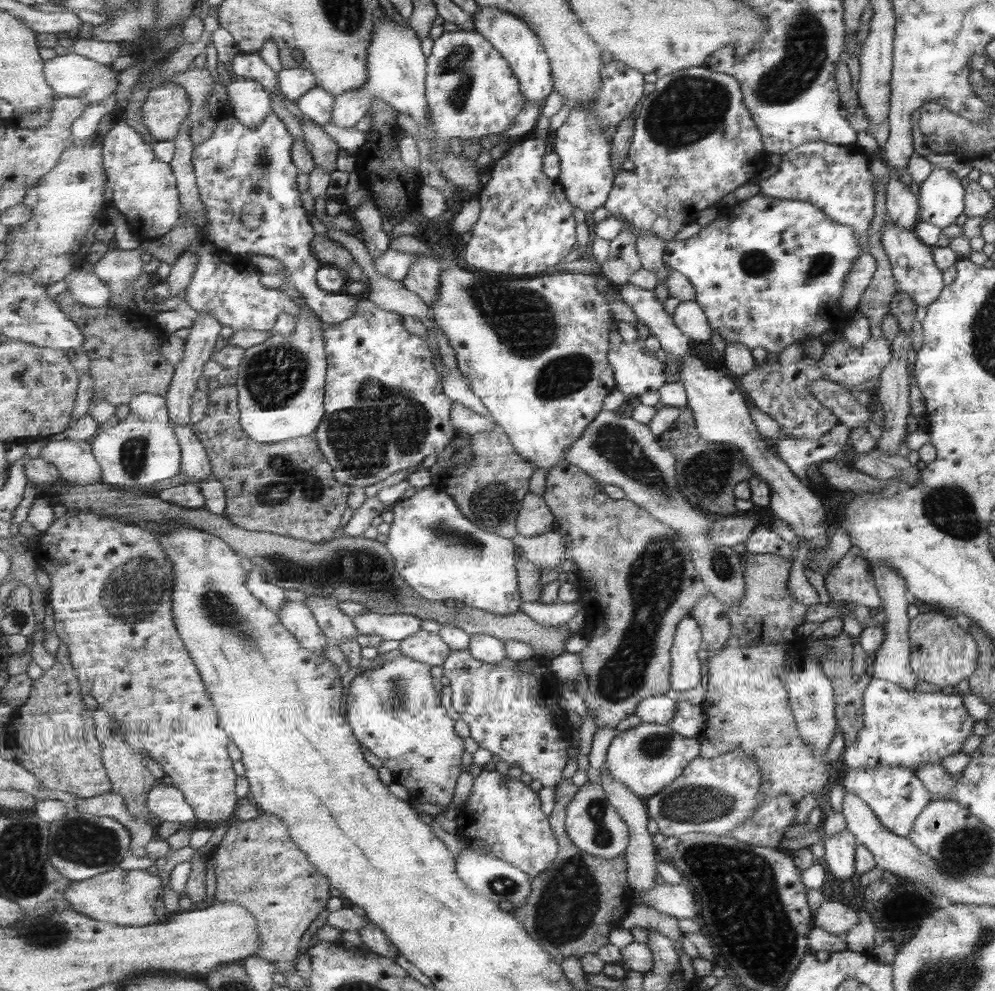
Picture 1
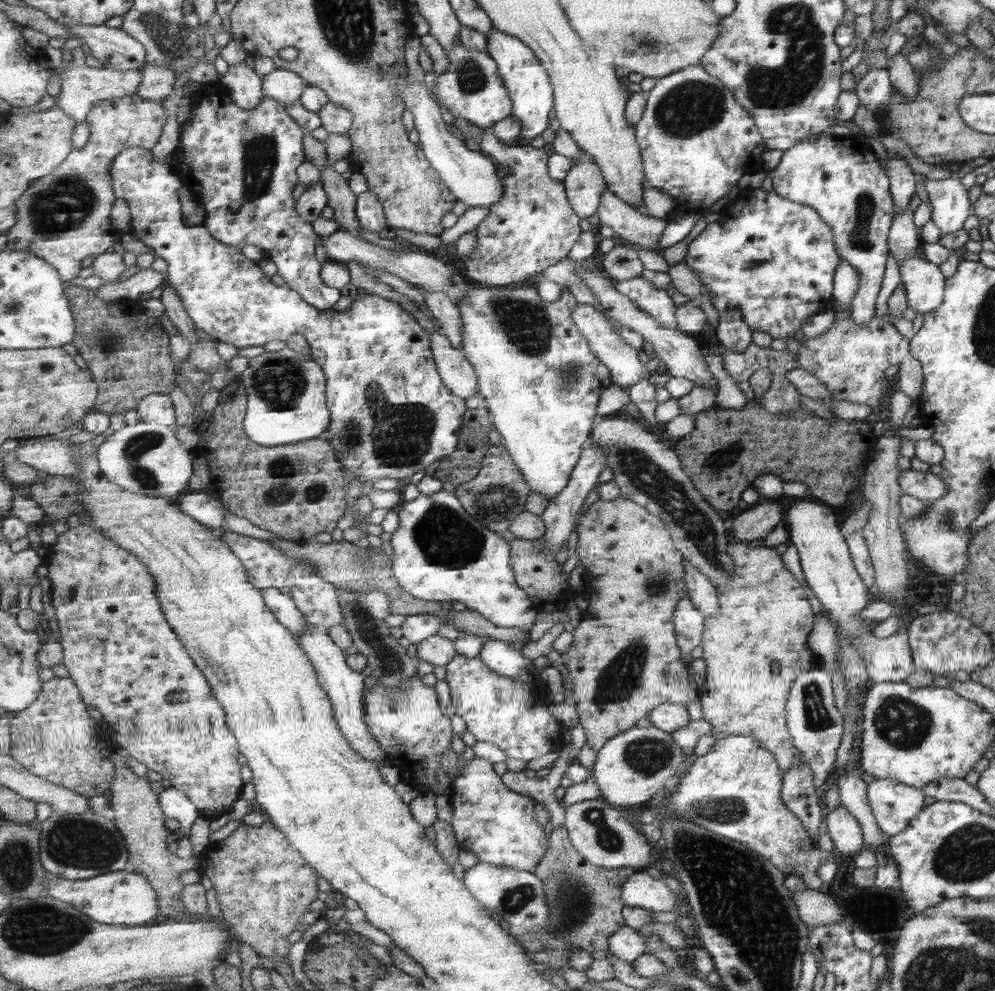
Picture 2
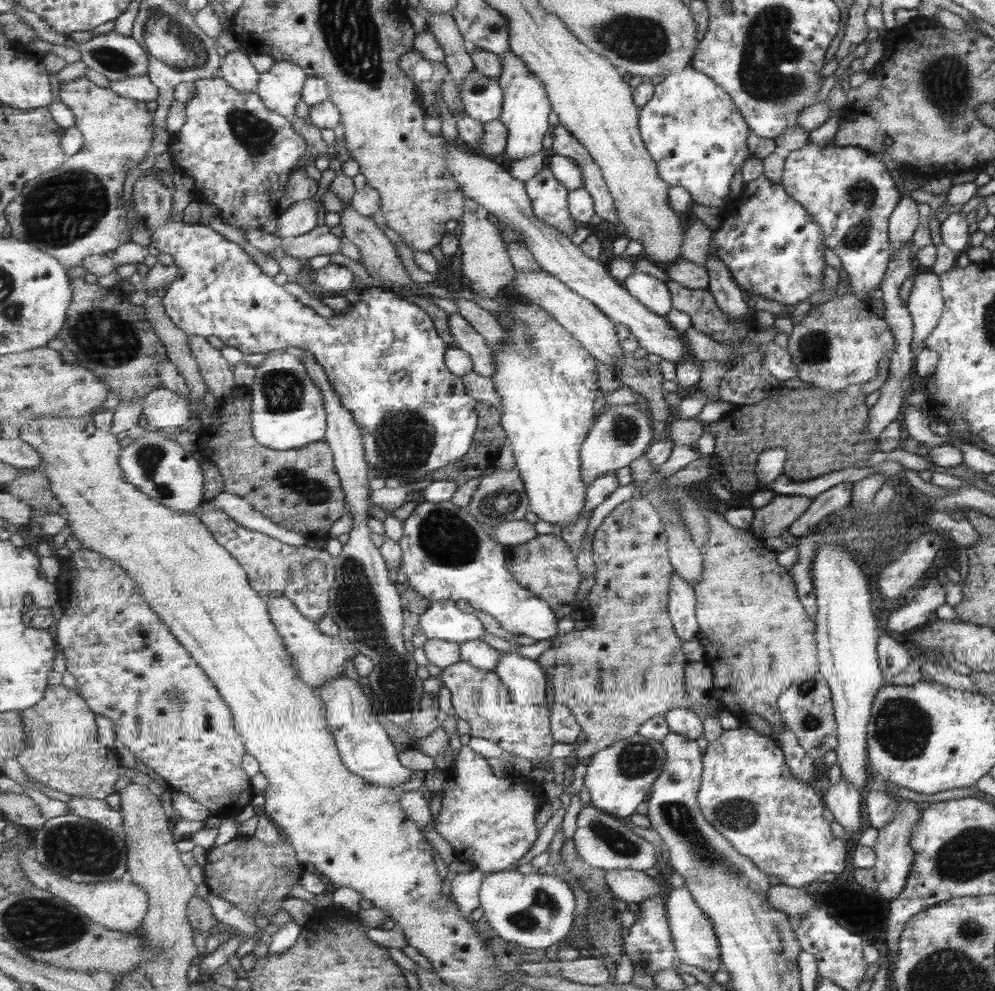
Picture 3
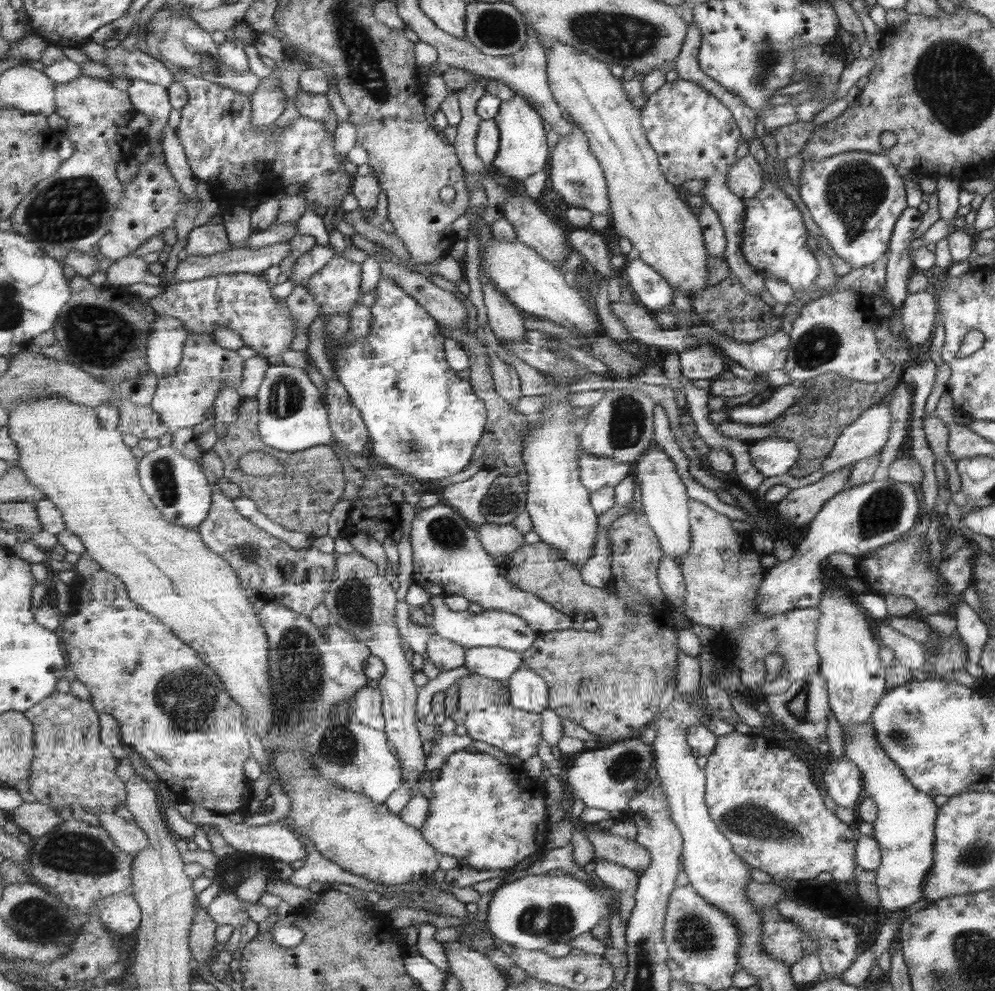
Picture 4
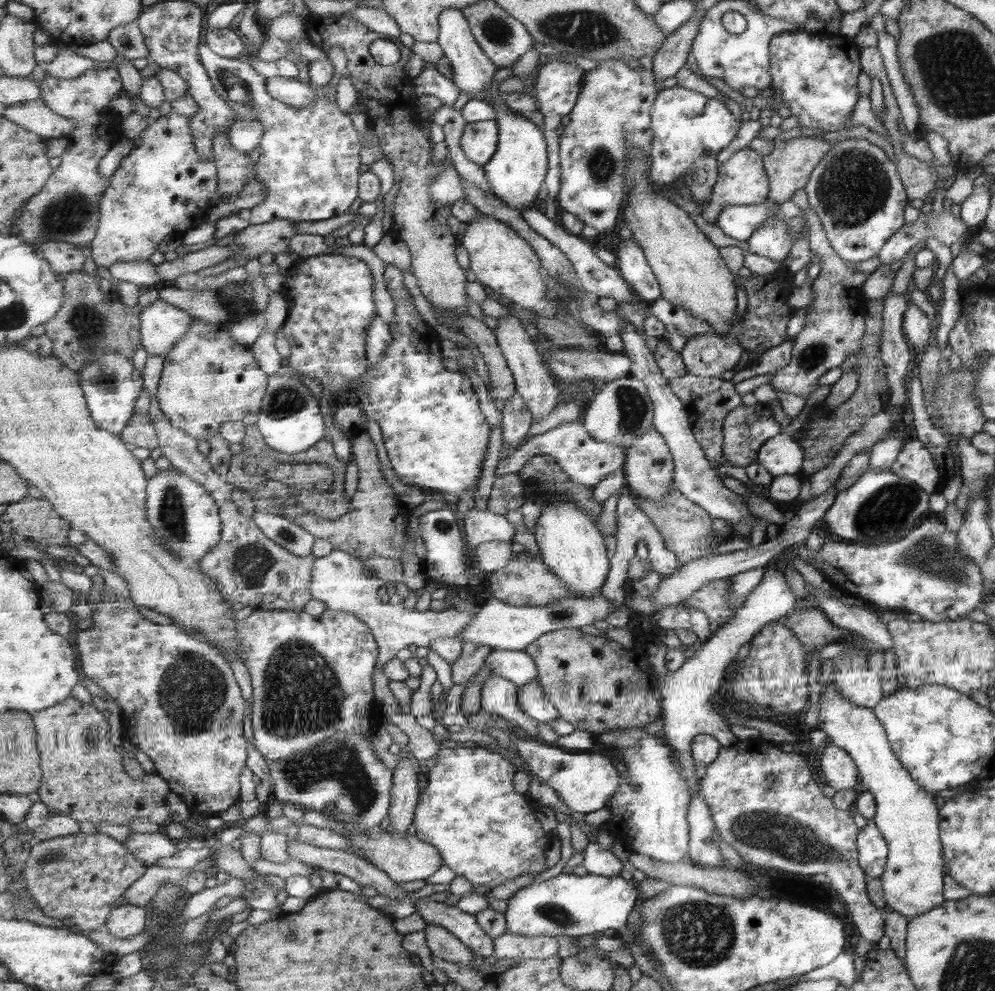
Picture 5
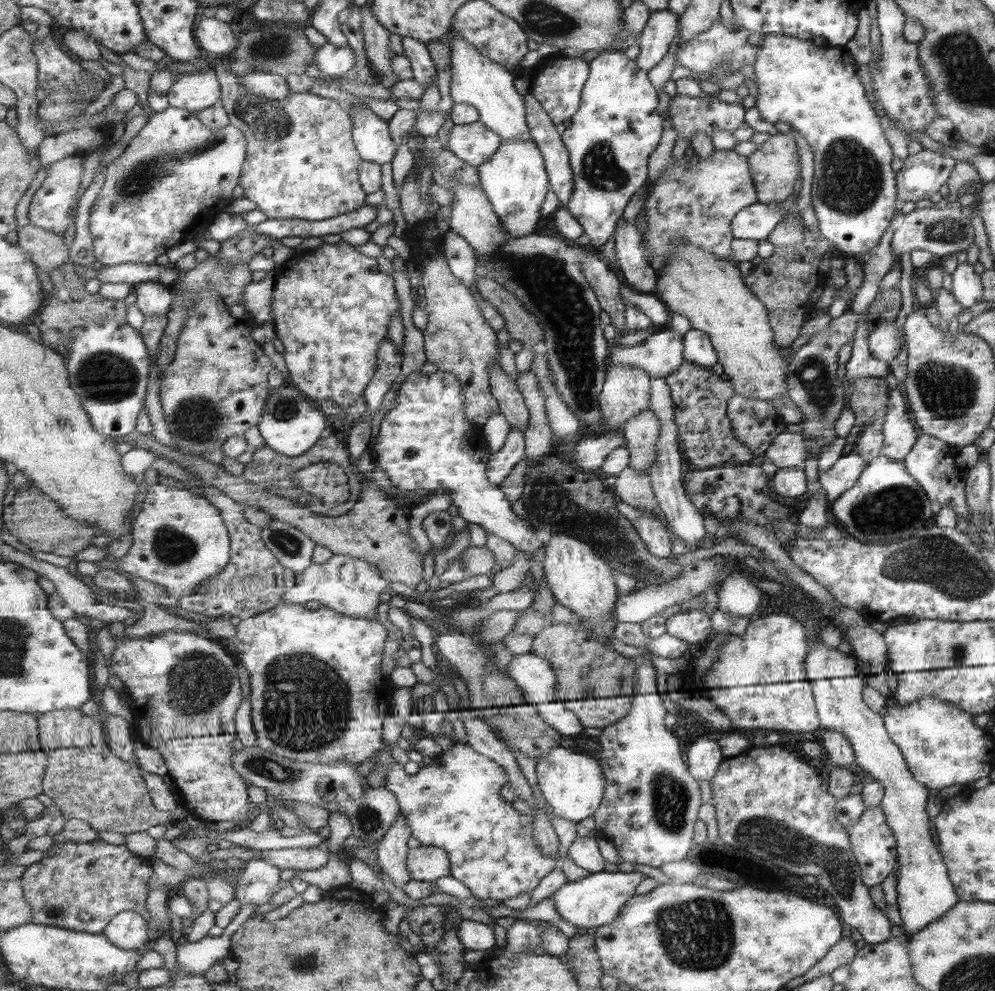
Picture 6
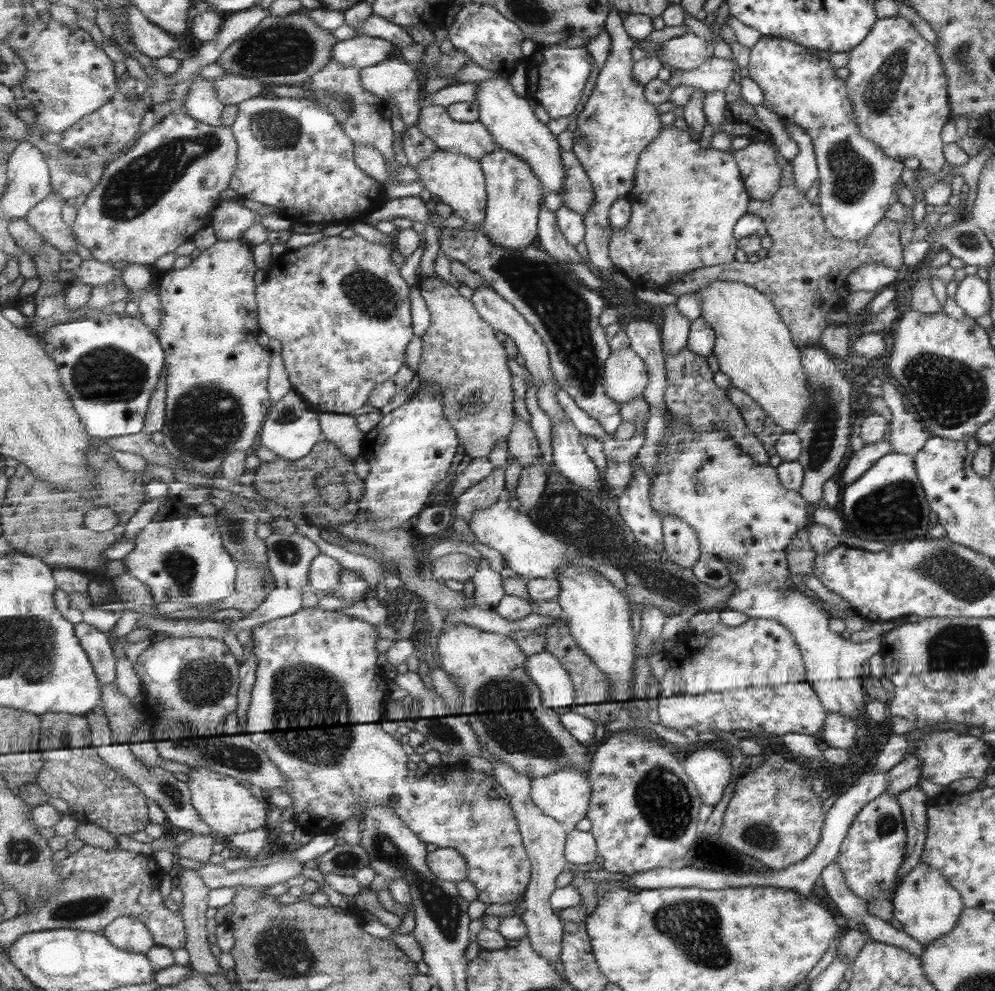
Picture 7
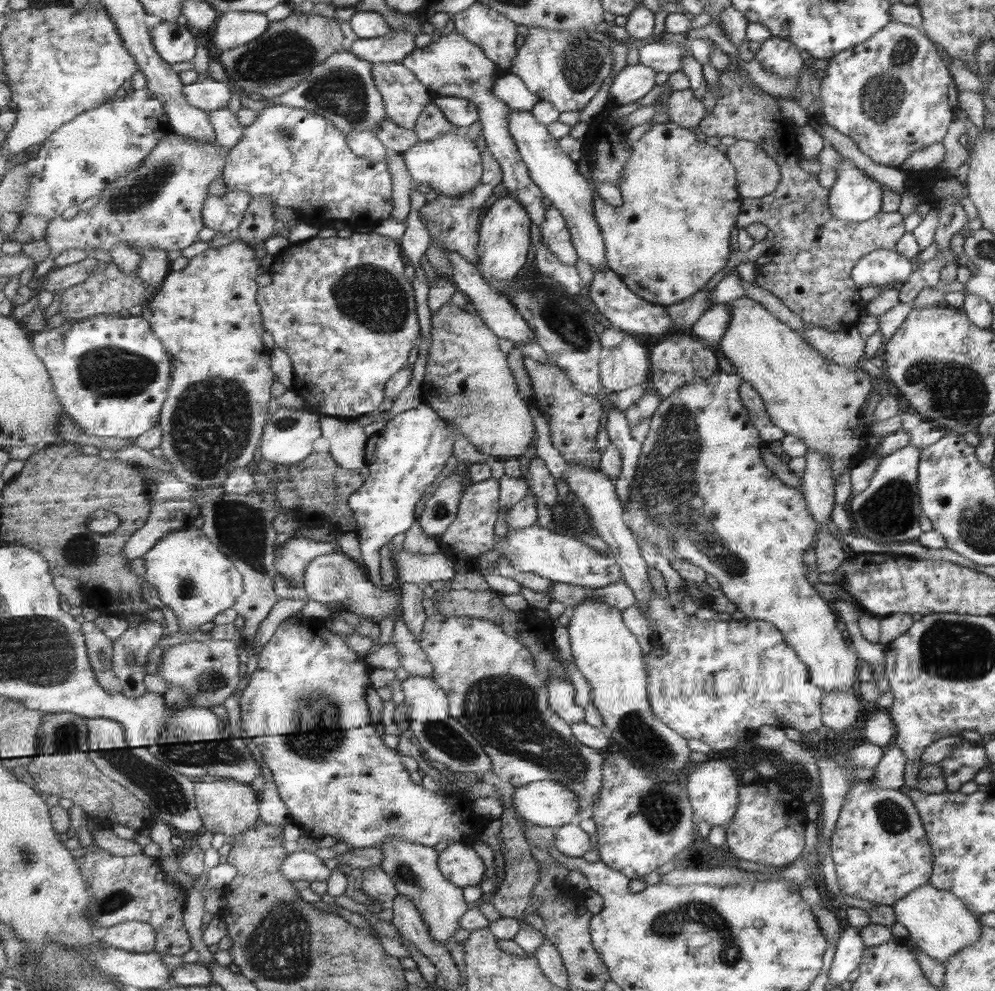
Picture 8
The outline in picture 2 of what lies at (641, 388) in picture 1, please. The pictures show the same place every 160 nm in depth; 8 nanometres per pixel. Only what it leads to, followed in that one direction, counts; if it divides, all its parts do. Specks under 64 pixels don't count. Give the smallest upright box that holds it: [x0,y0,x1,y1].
[573,303,649,389]

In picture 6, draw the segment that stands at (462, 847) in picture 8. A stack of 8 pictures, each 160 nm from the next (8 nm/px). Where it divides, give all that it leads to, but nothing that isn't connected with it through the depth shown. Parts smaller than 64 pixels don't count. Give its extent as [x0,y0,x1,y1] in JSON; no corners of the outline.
[407,845,451,884]

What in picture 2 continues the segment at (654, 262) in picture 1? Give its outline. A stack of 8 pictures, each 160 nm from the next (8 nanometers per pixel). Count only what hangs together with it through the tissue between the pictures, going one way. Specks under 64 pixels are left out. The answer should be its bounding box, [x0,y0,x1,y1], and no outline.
[598,189,669,253]

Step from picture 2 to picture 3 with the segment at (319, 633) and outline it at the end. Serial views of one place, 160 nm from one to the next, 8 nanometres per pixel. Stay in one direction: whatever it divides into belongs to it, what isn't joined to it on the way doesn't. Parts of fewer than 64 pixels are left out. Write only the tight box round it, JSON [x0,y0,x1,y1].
[319,672,415,788]

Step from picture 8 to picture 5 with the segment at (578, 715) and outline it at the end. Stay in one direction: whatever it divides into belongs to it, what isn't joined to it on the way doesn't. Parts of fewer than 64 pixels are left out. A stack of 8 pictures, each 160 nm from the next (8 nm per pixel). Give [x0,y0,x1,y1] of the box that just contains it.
[486,649,538,687]

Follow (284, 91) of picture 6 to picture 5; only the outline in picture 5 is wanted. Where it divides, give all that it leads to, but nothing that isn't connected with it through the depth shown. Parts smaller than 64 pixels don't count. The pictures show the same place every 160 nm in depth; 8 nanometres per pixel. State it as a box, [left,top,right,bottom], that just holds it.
[267,77,320,108]

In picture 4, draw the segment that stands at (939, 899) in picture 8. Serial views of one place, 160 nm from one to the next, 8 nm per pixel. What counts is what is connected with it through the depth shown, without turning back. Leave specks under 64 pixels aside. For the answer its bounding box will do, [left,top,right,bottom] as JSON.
[842,720,937,913]

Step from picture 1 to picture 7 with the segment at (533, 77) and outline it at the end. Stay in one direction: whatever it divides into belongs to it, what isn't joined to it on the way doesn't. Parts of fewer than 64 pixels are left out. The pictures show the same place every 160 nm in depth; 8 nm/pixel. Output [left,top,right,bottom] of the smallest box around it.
[481,148,547,249]

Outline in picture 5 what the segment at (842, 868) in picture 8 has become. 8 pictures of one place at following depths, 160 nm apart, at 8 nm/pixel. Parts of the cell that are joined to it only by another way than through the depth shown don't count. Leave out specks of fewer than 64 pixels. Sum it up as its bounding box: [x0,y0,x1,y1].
[858,819,887,878]

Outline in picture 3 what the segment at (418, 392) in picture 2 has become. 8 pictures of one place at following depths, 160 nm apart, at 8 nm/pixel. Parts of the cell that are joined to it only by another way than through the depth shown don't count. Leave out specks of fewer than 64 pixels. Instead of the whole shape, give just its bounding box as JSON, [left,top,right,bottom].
[132,167,478,480]

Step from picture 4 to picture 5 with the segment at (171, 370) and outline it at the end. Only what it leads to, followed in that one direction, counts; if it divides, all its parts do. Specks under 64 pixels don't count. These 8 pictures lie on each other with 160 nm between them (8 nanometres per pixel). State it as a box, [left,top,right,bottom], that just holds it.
[142,300,193,359]

